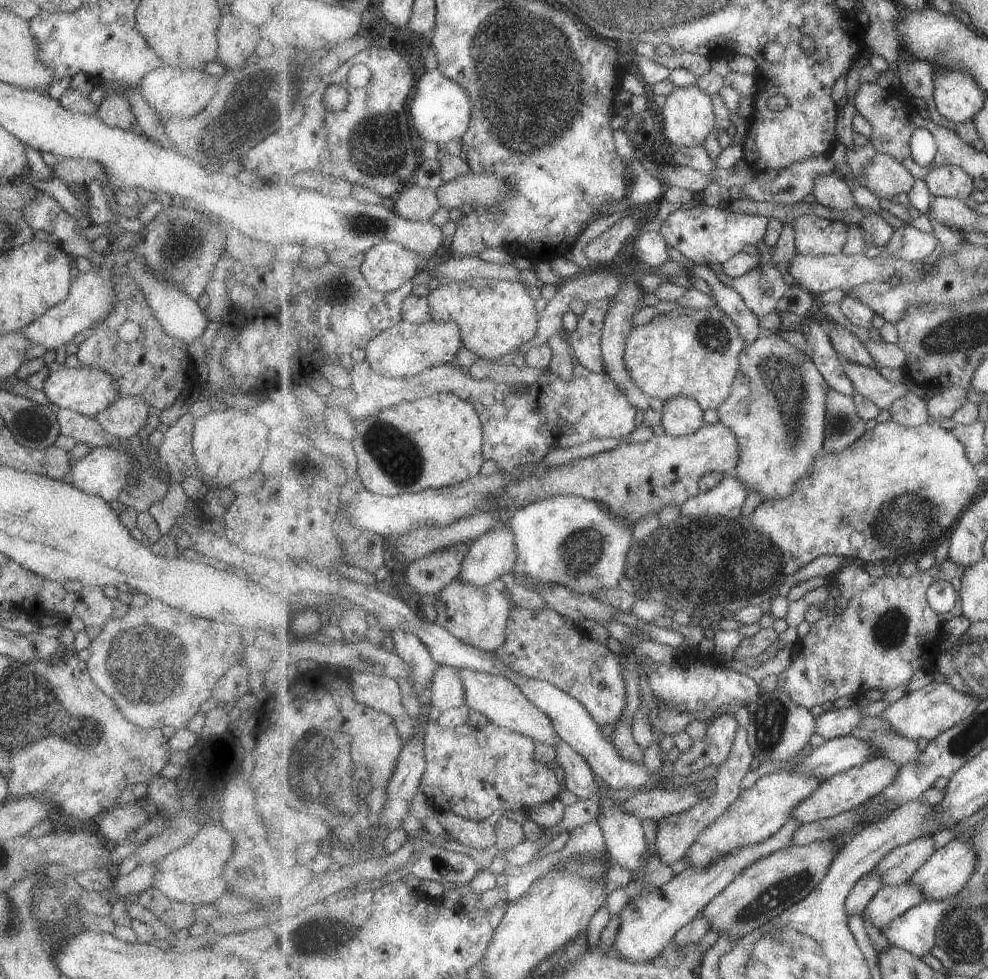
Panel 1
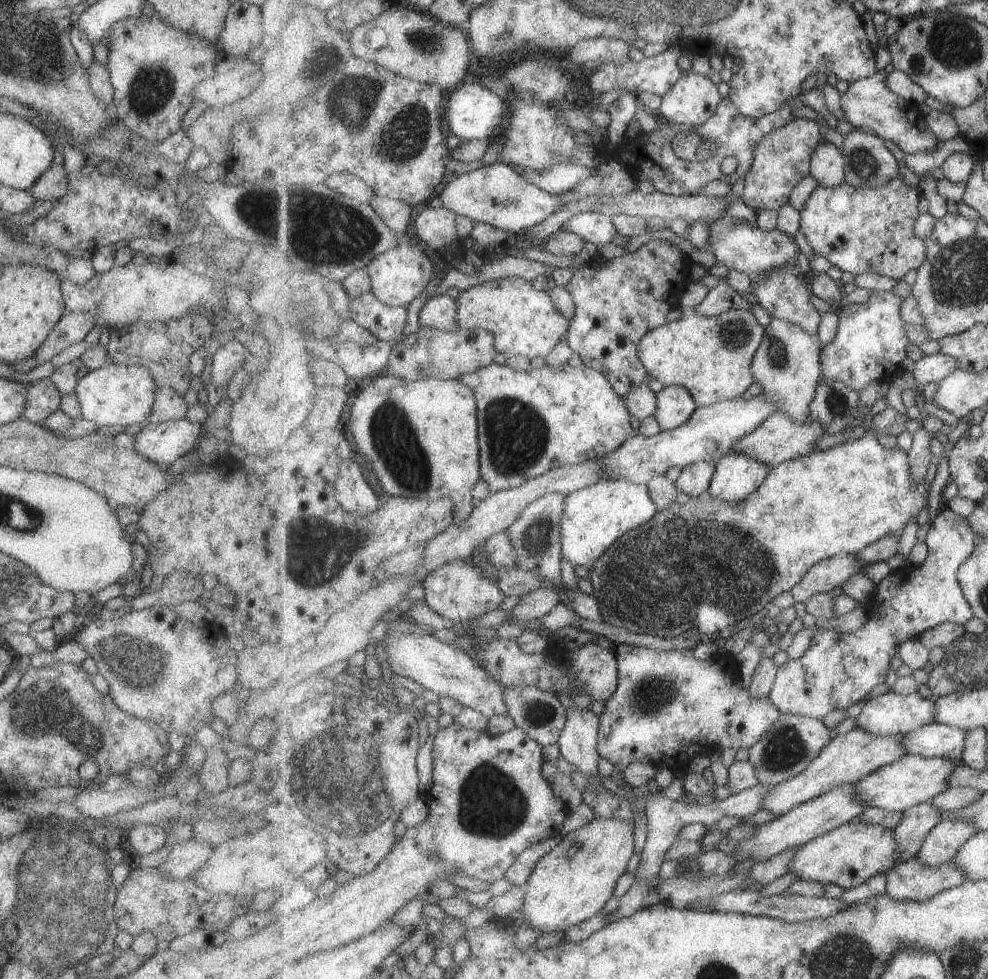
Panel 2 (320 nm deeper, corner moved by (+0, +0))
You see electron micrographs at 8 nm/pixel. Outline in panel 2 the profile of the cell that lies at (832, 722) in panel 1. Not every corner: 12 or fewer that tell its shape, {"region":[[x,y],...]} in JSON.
{"region":[[891,690],[871,698],[856,726],[904,735],[935,723],[934,696]]}

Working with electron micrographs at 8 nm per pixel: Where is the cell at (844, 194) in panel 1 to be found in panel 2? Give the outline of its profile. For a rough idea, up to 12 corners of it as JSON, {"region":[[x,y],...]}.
{"region":[[819,143],[811,175],[820,185],[846,182],[844,151]]}

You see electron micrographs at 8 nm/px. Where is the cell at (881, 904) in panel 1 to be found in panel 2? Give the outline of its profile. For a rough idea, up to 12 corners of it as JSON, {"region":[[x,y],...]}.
{"region":[[917,856],[885,876],[893,898],[919,902],[969,879]]}

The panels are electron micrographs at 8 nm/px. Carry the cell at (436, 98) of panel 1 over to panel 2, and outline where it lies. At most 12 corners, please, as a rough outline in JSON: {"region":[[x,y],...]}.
{"region":[[470,79],[448,94],[445,125],[461,142],[492,138],[508,110]]}

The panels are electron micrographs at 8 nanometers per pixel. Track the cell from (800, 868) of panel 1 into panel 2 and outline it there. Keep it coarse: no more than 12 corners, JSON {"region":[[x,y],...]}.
{"region":[[851,821],[802,845],[800,880],[848,889],[898,862],[893,829]]}

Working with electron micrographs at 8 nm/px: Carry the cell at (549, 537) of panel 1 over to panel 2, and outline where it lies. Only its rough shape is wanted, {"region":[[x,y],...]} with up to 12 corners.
{"region":[[648,485],[567,496],[563,558],[588,569],[658,513]]}

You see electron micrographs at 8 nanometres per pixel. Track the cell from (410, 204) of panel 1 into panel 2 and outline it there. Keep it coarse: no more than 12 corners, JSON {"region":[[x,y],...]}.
{"region":[[426,204],[416,234],[430,248],[453,247],[458,214]]}

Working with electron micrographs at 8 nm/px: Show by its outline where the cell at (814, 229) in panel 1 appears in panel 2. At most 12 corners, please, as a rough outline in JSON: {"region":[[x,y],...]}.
{"region":[[819,185],[802,208],[813,252],[852,275],[923,266],[922,192]]}

